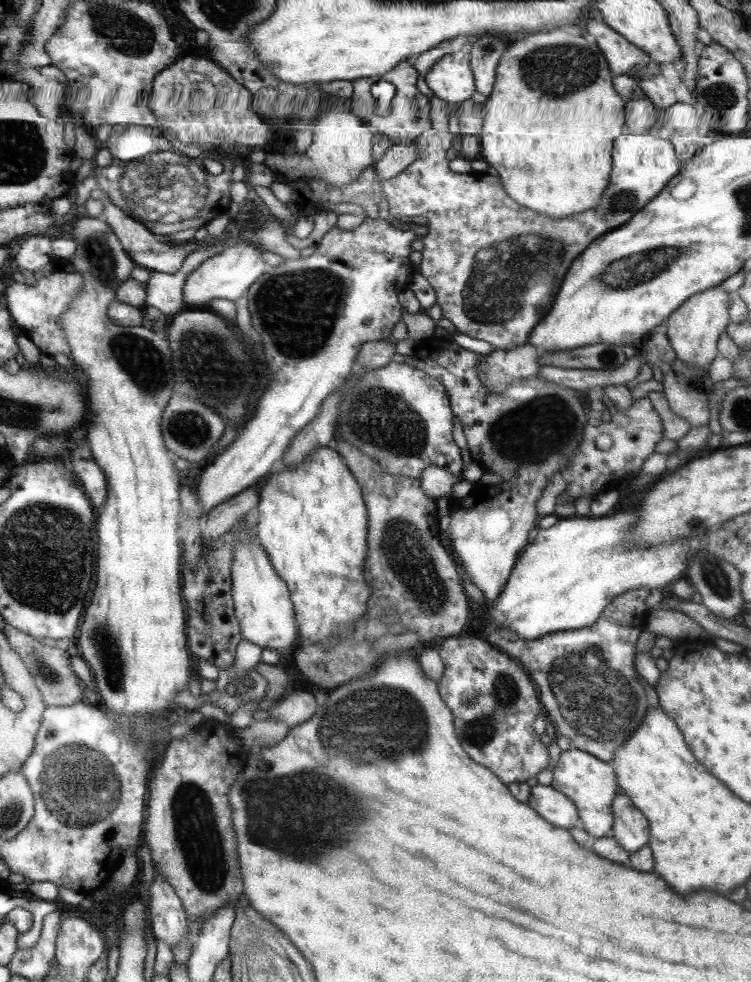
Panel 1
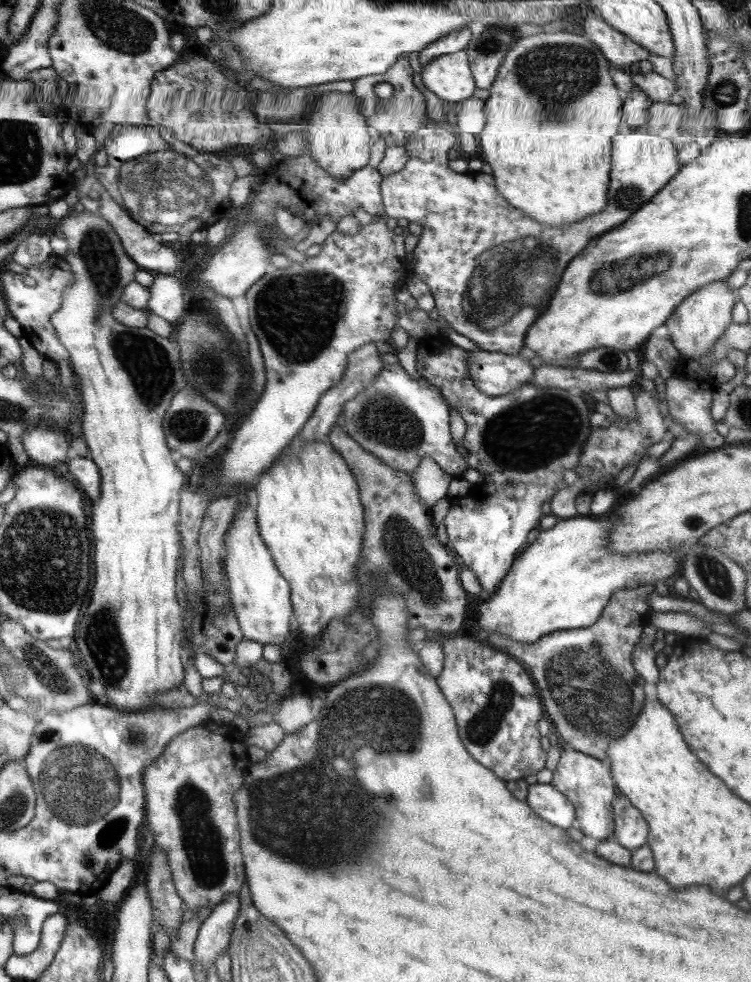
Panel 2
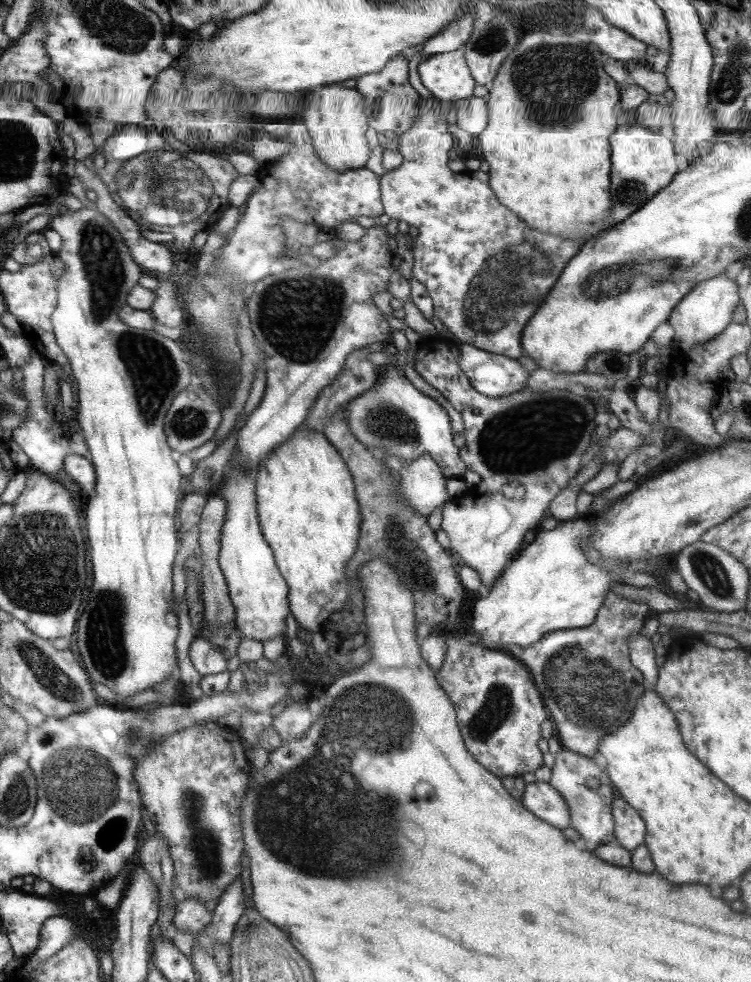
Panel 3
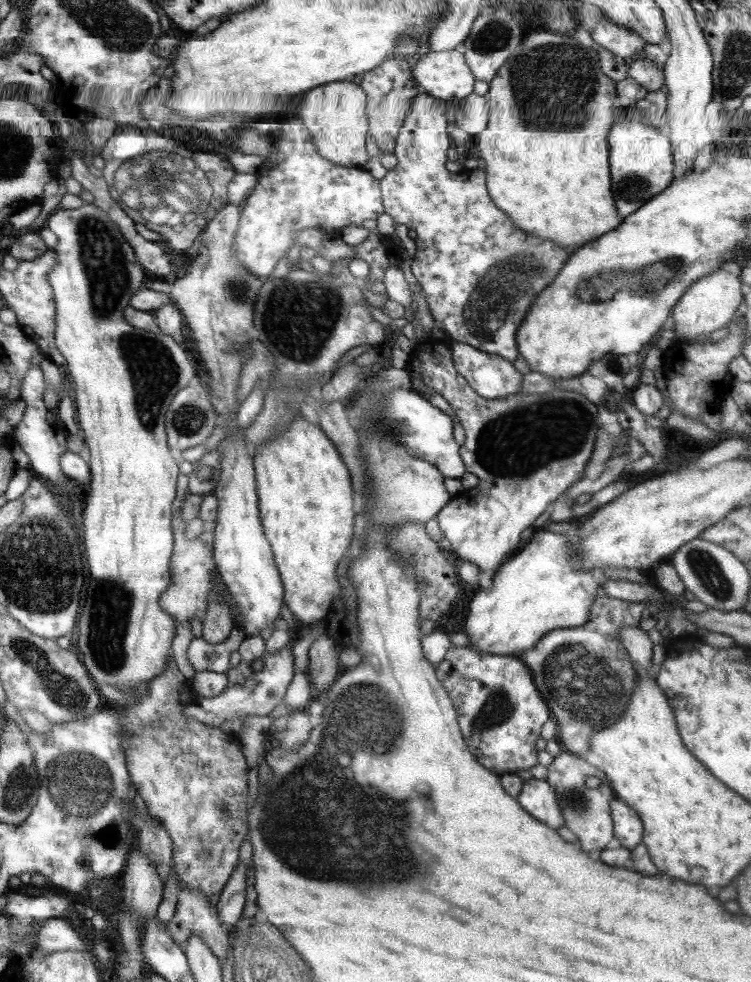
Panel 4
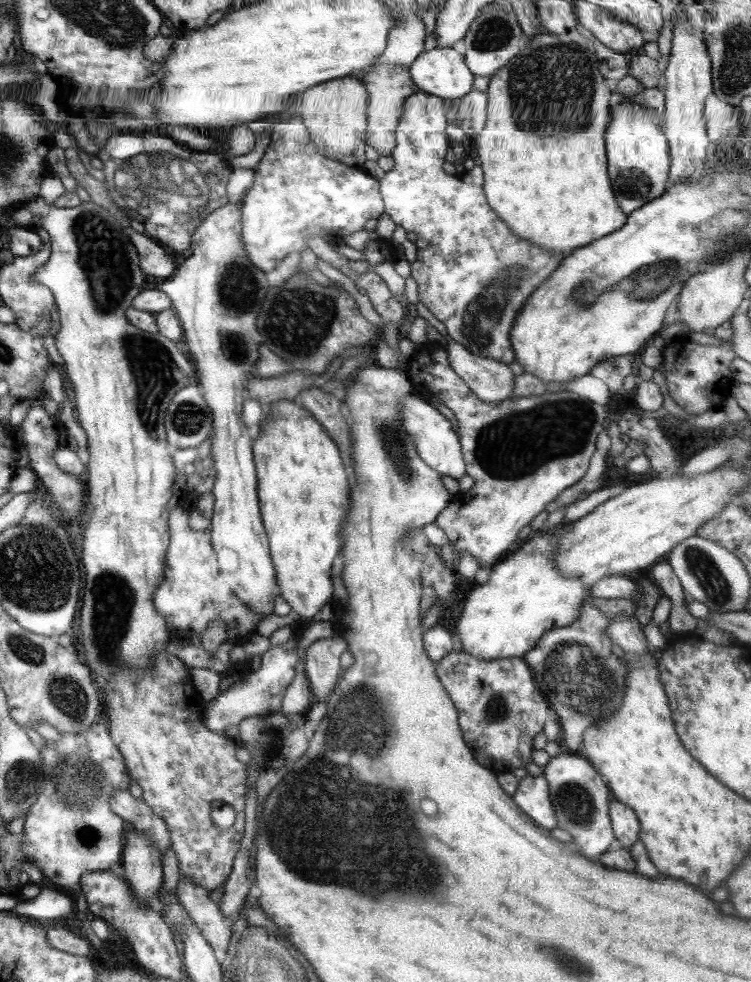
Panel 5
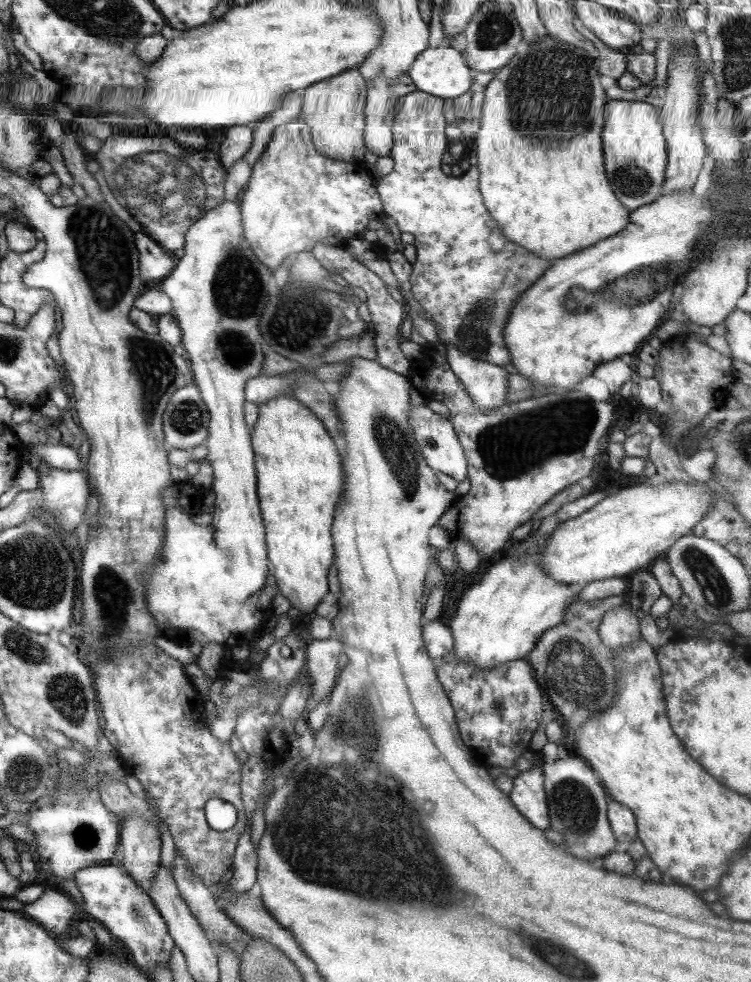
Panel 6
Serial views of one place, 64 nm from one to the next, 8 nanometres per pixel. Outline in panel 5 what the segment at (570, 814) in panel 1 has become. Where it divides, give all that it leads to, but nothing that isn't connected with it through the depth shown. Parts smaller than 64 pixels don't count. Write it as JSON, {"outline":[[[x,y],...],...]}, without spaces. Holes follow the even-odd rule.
{"outline":[[[528,774],[519,779],[518,788],[513,792],[513,801],[538,826],[546,830],[556,827],[556,815],[552,806],[547,780],[540,775]]]}

